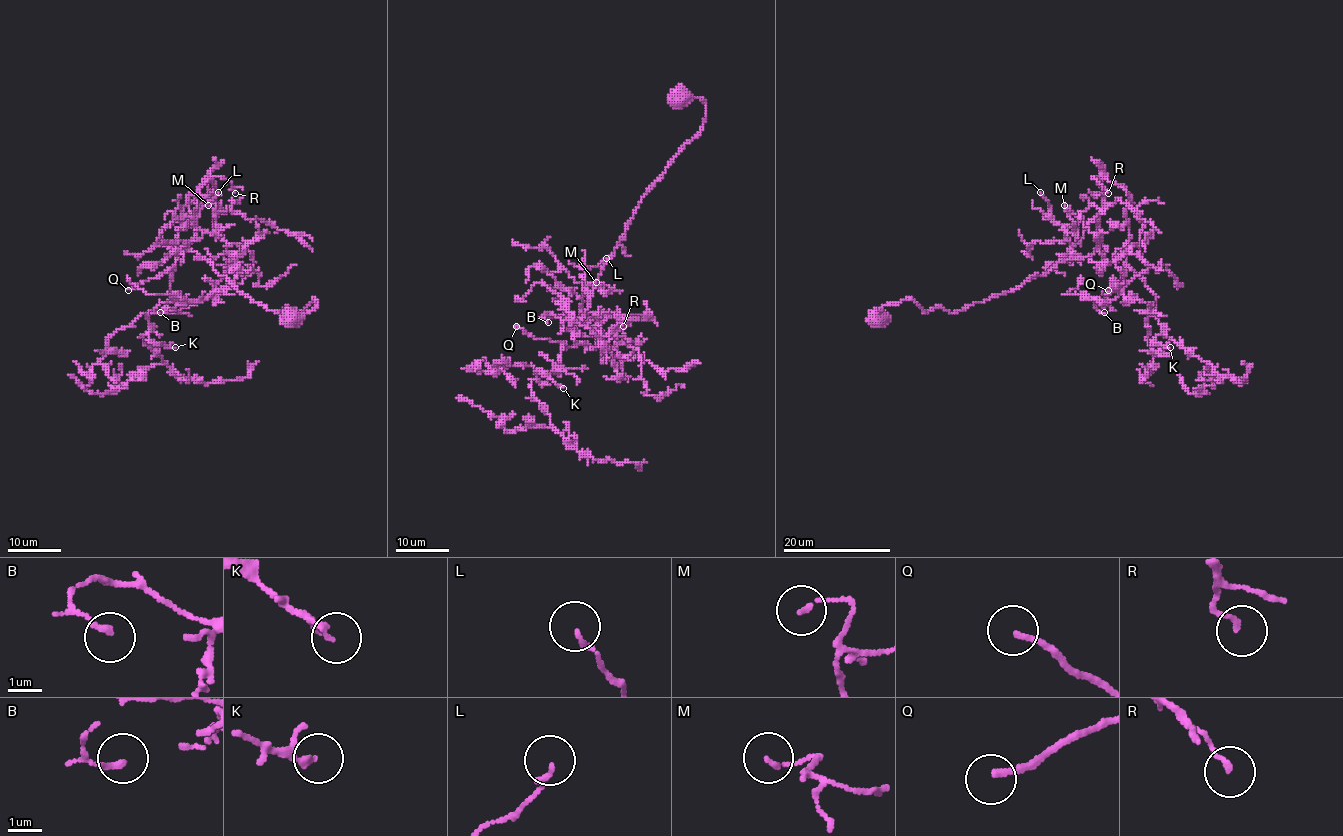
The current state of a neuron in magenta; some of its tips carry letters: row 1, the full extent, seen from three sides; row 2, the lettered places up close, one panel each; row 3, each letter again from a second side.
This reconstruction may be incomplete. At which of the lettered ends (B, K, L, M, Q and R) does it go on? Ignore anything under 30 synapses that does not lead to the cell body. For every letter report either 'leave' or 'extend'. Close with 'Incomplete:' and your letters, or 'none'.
B: leave
K: leave
L: leave
M: leave
Q: extend
R: leave
Incomplete: Q

